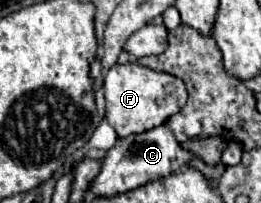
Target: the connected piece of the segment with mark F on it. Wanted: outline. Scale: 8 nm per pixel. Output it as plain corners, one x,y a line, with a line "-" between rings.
135,63
113,65
103,81
105,103
107,103
107,123
115,129
119,137
127,137
133,133
149,131
149,127
157,127
165,123
173,113
177,113
187,103
187,91
181,79
159,73
149,67
141,67

